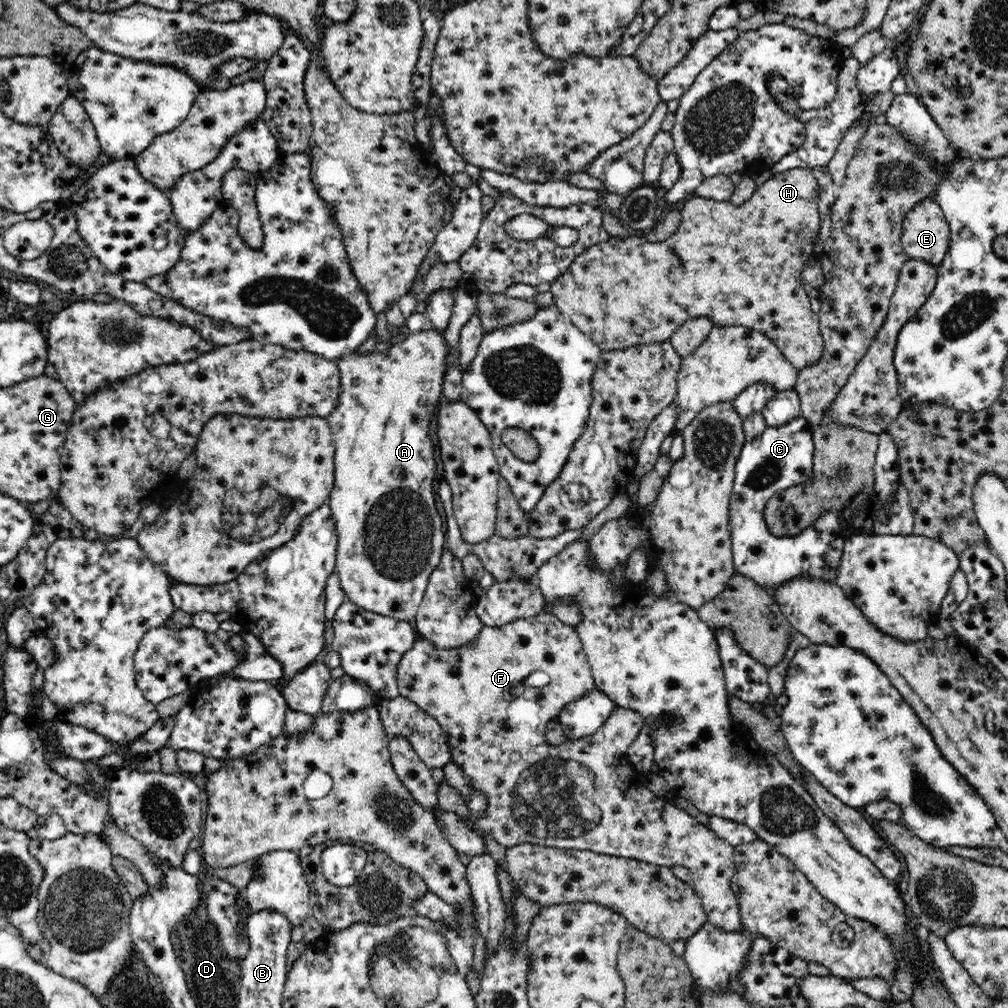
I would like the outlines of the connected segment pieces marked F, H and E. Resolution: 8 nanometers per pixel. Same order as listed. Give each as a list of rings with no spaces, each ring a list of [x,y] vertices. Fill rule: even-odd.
[[[549,608],[538,612],[537,616],[511,621],[509,624],[504,624],[503,626],[484,626],[479,636],[476,636],[469,645],[464,645],[460,648],[439,649],[434,647],[430,641],[418,637],[414,641],[412,648],[402,655],[398,663],[397,685],[401,696],[414,702],[414,704],[424,709],[440,723],[450,747],[451,762],[460,764],[463,773],[472,782],[471,787],[483,792],[483,795],[487,798],[487,807],[483,815],[472,814],[467,819],[463,819],[465,825],[470,830],[474,830],[479,835],[484,835],[484,837],[490,837],[505,847],[530,843],[547,847],[557,846],[561,849],[592,851],[608,856],[626,857],[650,864],[657,864],[658,866],[671,867],[672,865],[682,865],[690,869],[692,875],[690,883],[701,898],[702,907],[706,911],[707,921],[722,929],[722,931],[746,931],[745,926],[741,923],[736,894],[730,889],[730,884],[732,884],[735,872],[737,871],[736,863],[733,859],[734,846],[727,843],[726,840],[719,838],[708,826],[698,822],[685,810],[678,808],[675,804],[666,803],[664,798],[654,794],[648,788],[648,785],[646,785],[646,774],[638,772],[632,766],[630,759],[628,759],[628,747],[634,742],[634,739],[640,734],[641,728],[645,725],[642,715],[639,715],[636,711],[616,705],[610,716],[605,720],[605,723],[594,734],[579,738],[578,740],[568,739],[559,745],[551,745],[546,742],[546,724],[551,720],[556,720],[557,714],[561,711],[562,707],[566,707],[566,704],[571,704],[576,700],[582,699],[588,692],[595,689],[594,677],[587,654],[583,649],[583,644],[577,631],[574,627],[562,623]],[[536,670],[546,672],[550,677],[550,682],[546,686],[542,686],[542,688],[532,688],[532,686],[523,685],[524,680],[532,672],[536,672]]]
[[[793,168],[781,173],[773,173],[768,180],[756,186],[750,199],[739,206],[732,204],[729,200],[717,201],[698,197],[694,194],[679,205],[682,219],[672,236],[666,237],[660,242],[650,242],[642,237],[628,236],[623,238],[621,236],[611,236],[608,240],[604,240],[600,244],[594,244],[594,246],[586,248],[582,254],[576,256],[568,270],[552,281],[547,289],[554,295],[555,305],[580,329],[580,332],[590,336],[602,352],[618,351],[637,344],[669,341],[676,329],[680,328],[686,320],[705,316],[716,326],[744,326],[764,333],[768,339],[774,342],[780,353],[792,363],[792,366],[797,369],[806,368],[822,359],[825,352],[824,339],[822,339],[822,333],[820,333],[819,314],[812,311],[810,297],[800,278],[802,269],[814,257],[812,246],[818,238],[821,223],[817,205],[819,196],[820,185],[818,179],[808,168]],[[678,265],[684,267],[684,276],[680,280],[670,280],[667,277],[667,272]]]
[[[930,198],[918,202],[902,223],[901,245],[910,260],[925,260],[936,268],[950,244],[950,227],[941,206]]]

